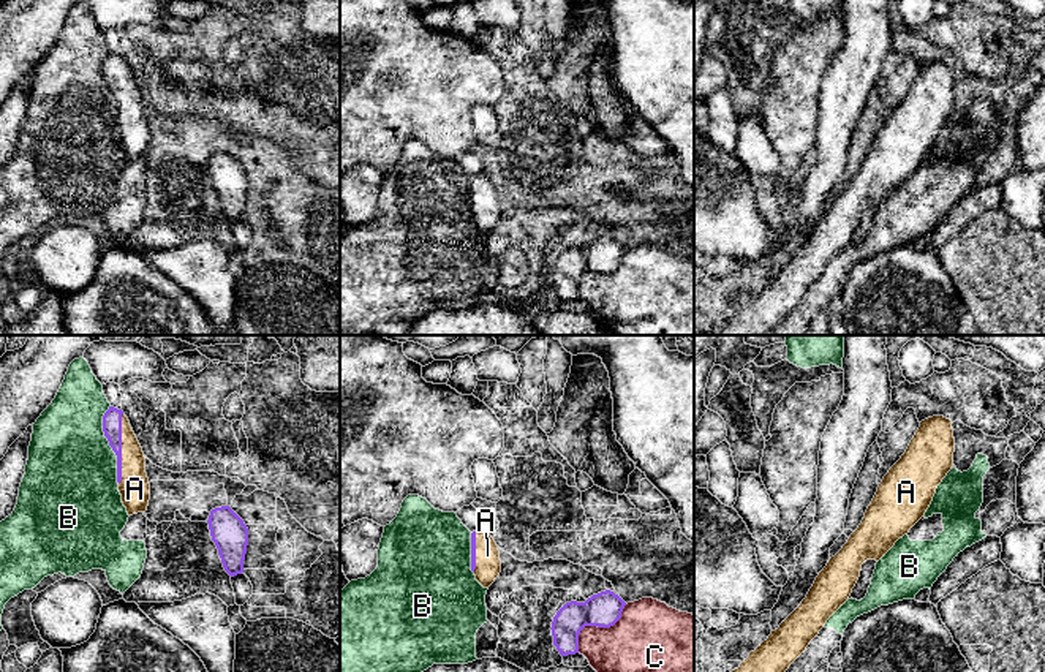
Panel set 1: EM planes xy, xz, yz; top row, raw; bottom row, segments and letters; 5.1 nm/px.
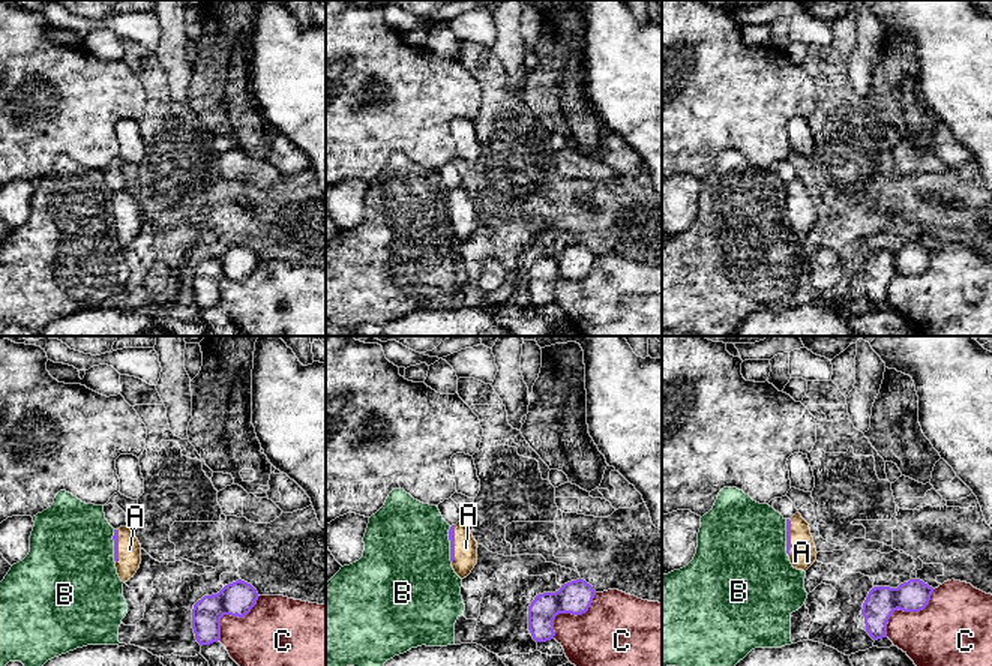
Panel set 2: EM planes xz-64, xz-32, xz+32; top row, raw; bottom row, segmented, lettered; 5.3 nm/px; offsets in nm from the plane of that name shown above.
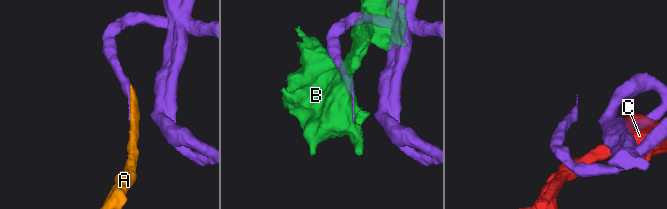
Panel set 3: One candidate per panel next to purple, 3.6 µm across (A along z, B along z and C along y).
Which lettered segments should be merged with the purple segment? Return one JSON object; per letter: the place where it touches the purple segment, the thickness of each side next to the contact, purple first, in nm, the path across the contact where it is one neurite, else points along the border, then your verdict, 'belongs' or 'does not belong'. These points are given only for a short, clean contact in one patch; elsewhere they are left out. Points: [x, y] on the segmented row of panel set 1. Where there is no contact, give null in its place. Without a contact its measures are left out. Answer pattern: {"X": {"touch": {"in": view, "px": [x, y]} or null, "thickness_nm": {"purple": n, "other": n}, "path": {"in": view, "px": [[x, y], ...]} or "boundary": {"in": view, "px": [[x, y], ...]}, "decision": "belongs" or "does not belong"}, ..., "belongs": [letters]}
{"A": {"touch": {"in": "xy", "px": [120, 449]}, "thickness_nm": {"purple": 100, "other": 160}, "decision": "belongs"}, "B": {"touch": {"in": "xy", "px": [109, 445]}, "thickness_nm": {"purple": 100, "other": 460}, "decision": "does not belong"}, "C": {"touch": {"in": "xz", "px": [596, 625]}, "thickness_nm": {"purple": 180, "other": 320}, "decision": "does not belong"}, "belongs": ["A"]}

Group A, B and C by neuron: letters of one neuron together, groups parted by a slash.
A / B / C

